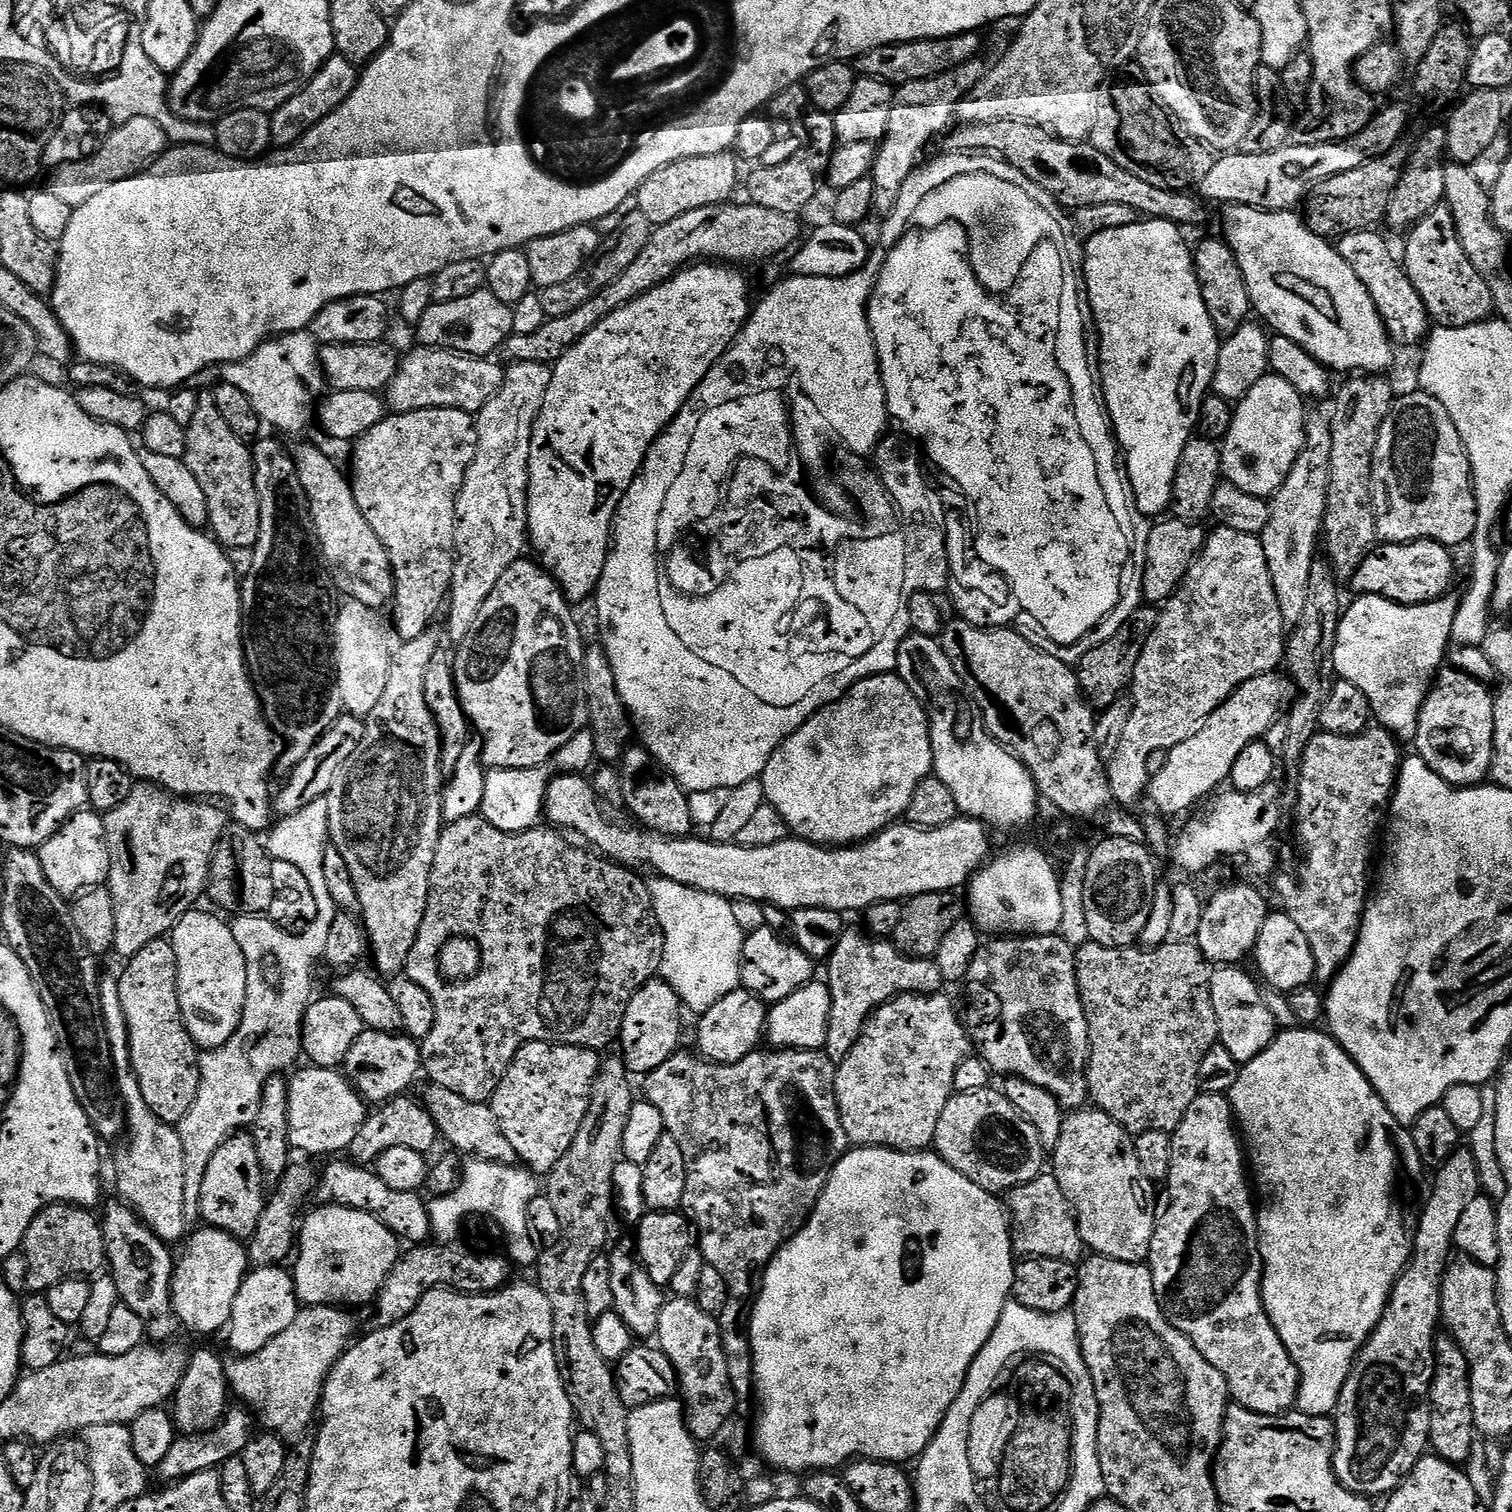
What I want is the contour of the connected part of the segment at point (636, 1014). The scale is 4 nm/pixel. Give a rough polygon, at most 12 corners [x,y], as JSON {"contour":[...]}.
{"contour":[[663,980],[630,998],[618,1037],[643,1078],[681,1047],[682,1005]]}

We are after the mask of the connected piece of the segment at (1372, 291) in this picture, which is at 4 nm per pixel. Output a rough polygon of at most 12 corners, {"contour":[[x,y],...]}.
{"contour":[[1369,230],[1334,247],[1393,345],[1421,343],[1428,311],[1401,261]]}

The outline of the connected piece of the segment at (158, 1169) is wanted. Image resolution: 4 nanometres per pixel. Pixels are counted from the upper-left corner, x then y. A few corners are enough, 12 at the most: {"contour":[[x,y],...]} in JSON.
{"contour":[[115,979],[98,1012],[126,1137],[119,1199],[165,1244],[186,1236],[180,1133],[132,1073]]}

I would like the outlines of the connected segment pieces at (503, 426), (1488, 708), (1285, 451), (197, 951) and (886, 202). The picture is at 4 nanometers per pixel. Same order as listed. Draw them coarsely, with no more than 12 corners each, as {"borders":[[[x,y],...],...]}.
{"borders":[[[509,364],[475,413],[448,636],[525,555],[530,438],[552,368]],[[1459,670],[1435,677],[1415,751],[1454,788],[1489,779],[1494,696]],[[1263,376],[1235,405],[1222,476],[1271,498],[1306,435],[1306,400]],[[231,923],[172,929],[176,993],[197,1049],[230,1042],[246,1006]],[[986,64],[895,89],[870,177],[887,214],[924,147],[953,123]]]}

